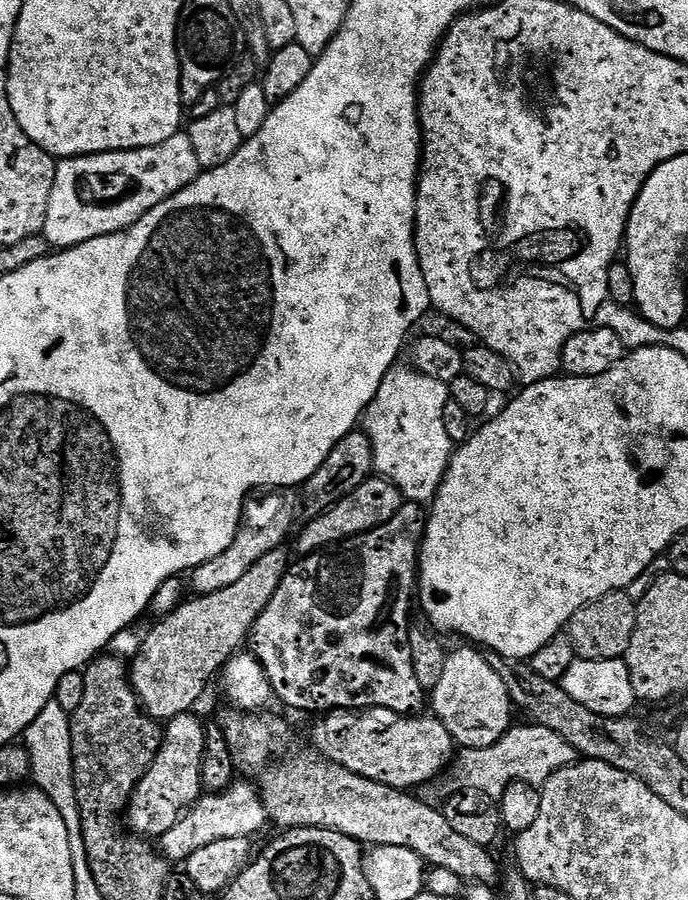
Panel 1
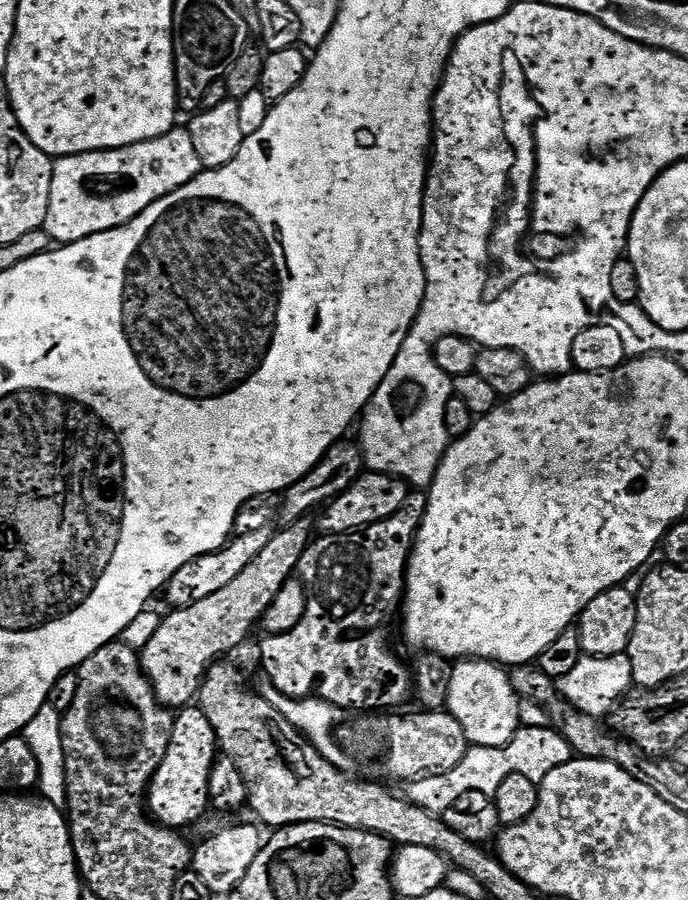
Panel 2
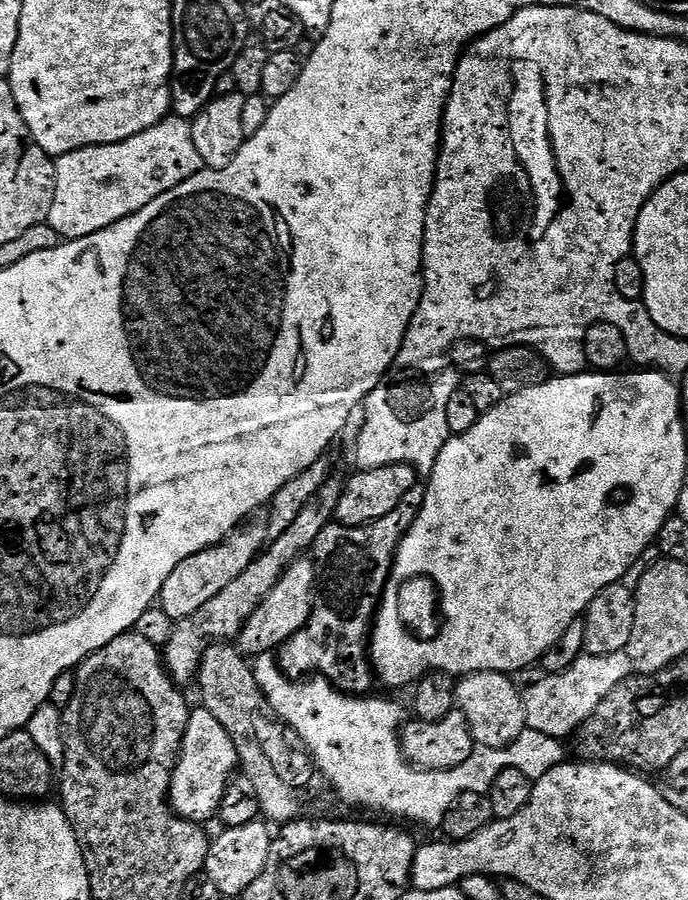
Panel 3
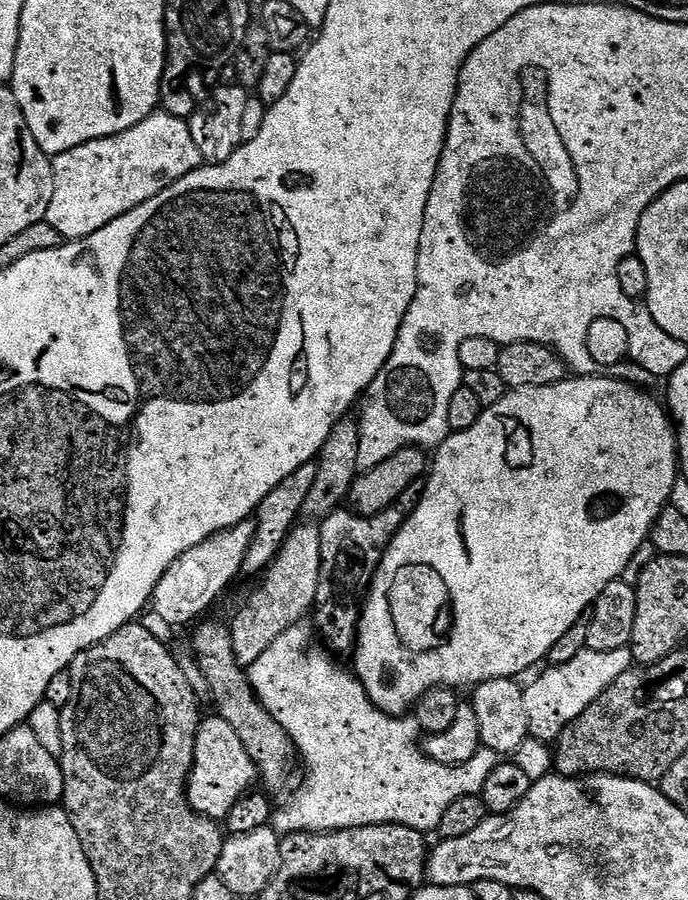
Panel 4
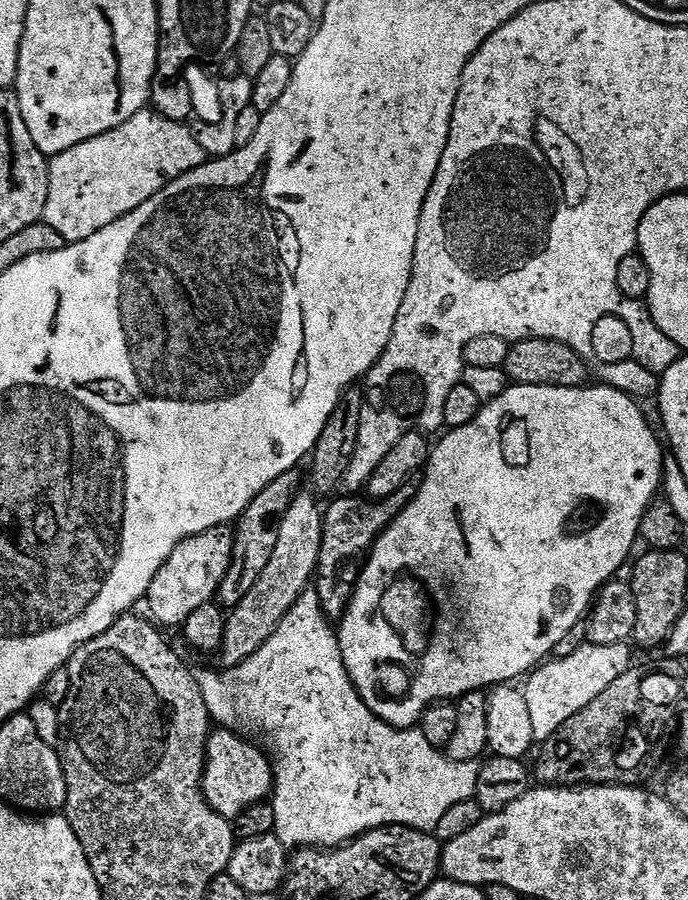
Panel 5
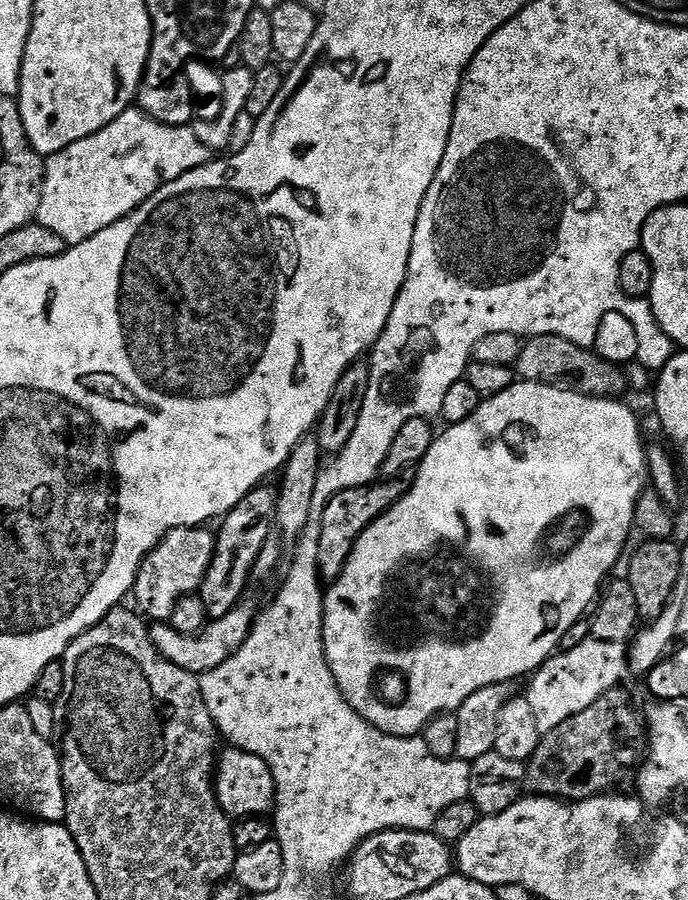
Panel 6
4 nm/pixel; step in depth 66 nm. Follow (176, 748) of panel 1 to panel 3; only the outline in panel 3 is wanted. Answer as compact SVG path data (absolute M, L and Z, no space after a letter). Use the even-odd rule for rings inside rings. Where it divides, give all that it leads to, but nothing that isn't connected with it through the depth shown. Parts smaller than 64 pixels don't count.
M203 706L193 707L188 713L186 734L182 738L180 756L176 760L168 791L172 811L183 820L205 822L211 816L213 819L220 811L220 803L239 762L232 736L226 734L222 722L218 722L218 718L214 718L214 714L210 714L210 710Z

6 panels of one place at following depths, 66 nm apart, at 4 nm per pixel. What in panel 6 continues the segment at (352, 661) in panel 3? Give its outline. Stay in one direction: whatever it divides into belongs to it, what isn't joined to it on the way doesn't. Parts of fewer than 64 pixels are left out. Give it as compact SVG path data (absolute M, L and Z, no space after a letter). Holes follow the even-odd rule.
M407 471L400 476L390 476L379 482L363 484L361 488L347 488L336 492L334 498L328 500L328 505L318 516L320 574L325 581L331 582L338 579L358 542L358 538L366 530L366 526L370 526L378 517L386 514L386 510L390 510L390 506L397 504L412 488L413 479L413 473Z

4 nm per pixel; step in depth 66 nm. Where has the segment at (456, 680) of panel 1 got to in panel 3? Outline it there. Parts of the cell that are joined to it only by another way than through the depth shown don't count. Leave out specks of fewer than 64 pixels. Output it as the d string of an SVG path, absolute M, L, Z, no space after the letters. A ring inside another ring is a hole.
M475 672L456 685L456 708L470 722L472 739L482 748L507 748L526 730L524 698L512 685L513 677L503 672Z

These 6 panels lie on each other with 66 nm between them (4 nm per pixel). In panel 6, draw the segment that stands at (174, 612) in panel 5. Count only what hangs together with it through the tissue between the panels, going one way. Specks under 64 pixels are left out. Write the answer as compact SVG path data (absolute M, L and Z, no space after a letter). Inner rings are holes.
M208 526L172 528L160 540L160 545L142 562L136 575L135 607L149 621L171 621L178 602L184 596L199 593L216 553L216 532Z

